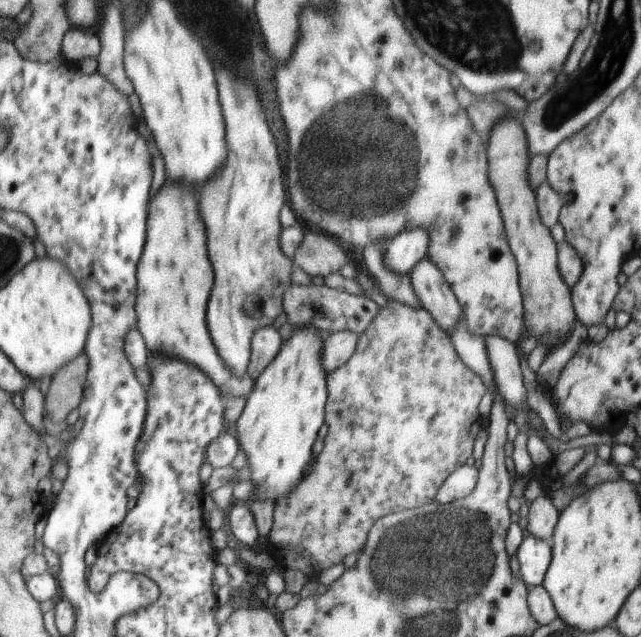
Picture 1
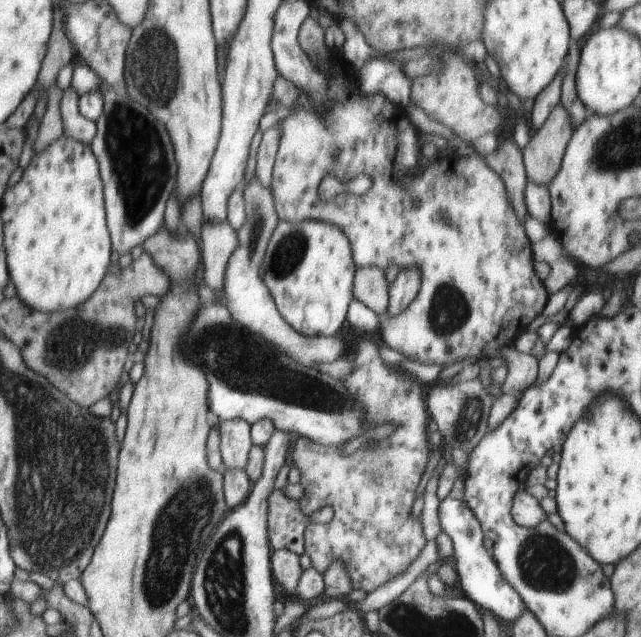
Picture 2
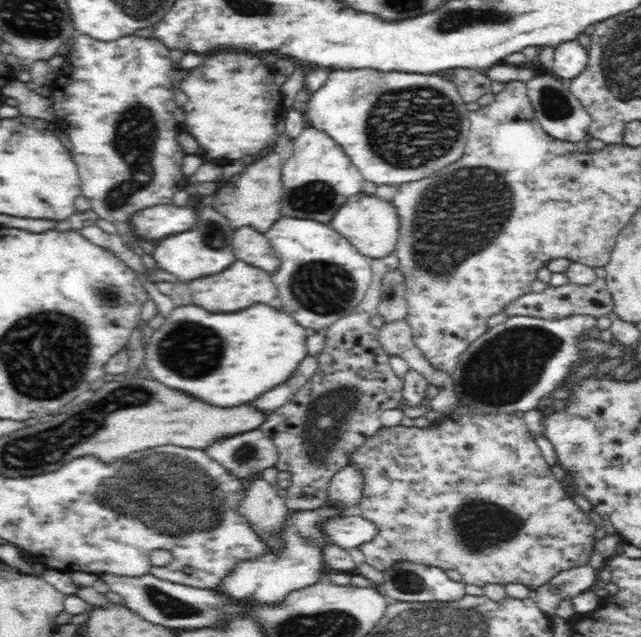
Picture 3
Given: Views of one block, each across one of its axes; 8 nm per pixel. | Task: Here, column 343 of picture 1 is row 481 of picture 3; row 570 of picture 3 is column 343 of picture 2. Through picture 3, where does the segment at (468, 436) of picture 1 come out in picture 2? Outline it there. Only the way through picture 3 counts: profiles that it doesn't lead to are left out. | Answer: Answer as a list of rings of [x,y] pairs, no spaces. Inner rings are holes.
[[[363,337],[352,339],[348,350],[352,354],[354,368],[346,380],[340,380],[350,391],[358,405],[363,406],[364,422],[372,426],[392,422],[398,429],[389,438],[376,440],[376,448],[362,448],[351,456],[340,455],[343,446],[326,446],[312,442],[310,439],[299,437],[292,452],[293,465],[301,472],[301,486],[306,491],[306,497],[298,500],[301,511],[310,516],[316,510],[330,506],[333,518],[325,524],[311,524],[305,532],[305,550],[312,558],[314,568],[322,573],[332,559],[345,562],[353,588],[371,593],[391,578],[402,574],[412,564],[425,547],[425,539],[421,522],[410,520],[408,512],[414,504],[414,492],[420,484],[420,476],[428,462],[428,440],[426,440],[426,402],[422,400],[422,390],[416,384],[413,376],[406,375],[399,368],[388,368],[382,364],[378,348],[370,339]]]

